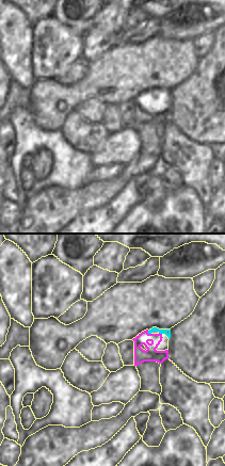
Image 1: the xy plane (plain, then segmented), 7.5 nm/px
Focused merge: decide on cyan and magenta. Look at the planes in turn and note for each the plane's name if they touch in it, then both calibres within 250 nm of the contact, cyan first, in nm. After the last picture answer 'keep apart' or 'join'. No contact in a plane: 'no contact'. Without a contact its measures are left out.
contact in xy; calibres 50 and 100 nm

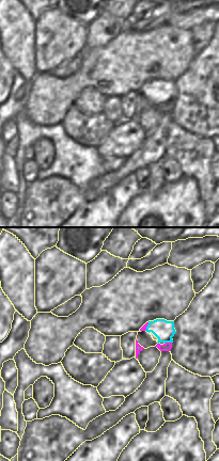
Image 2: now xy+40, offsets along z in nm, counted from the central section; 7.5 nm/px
contact in xy+40; calibres 150 and 60 nm

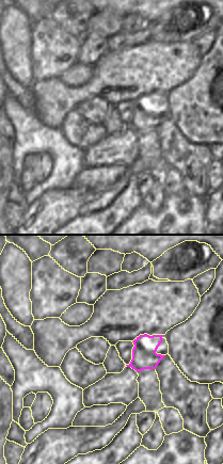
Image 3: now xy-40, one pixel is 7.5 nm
no contact

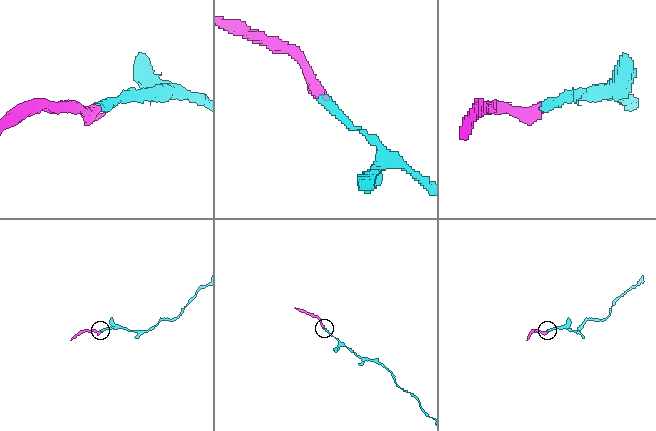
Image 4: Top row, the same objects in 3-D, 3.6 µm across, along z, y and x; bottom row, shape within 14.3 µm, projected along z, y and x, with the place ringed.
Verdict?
join

